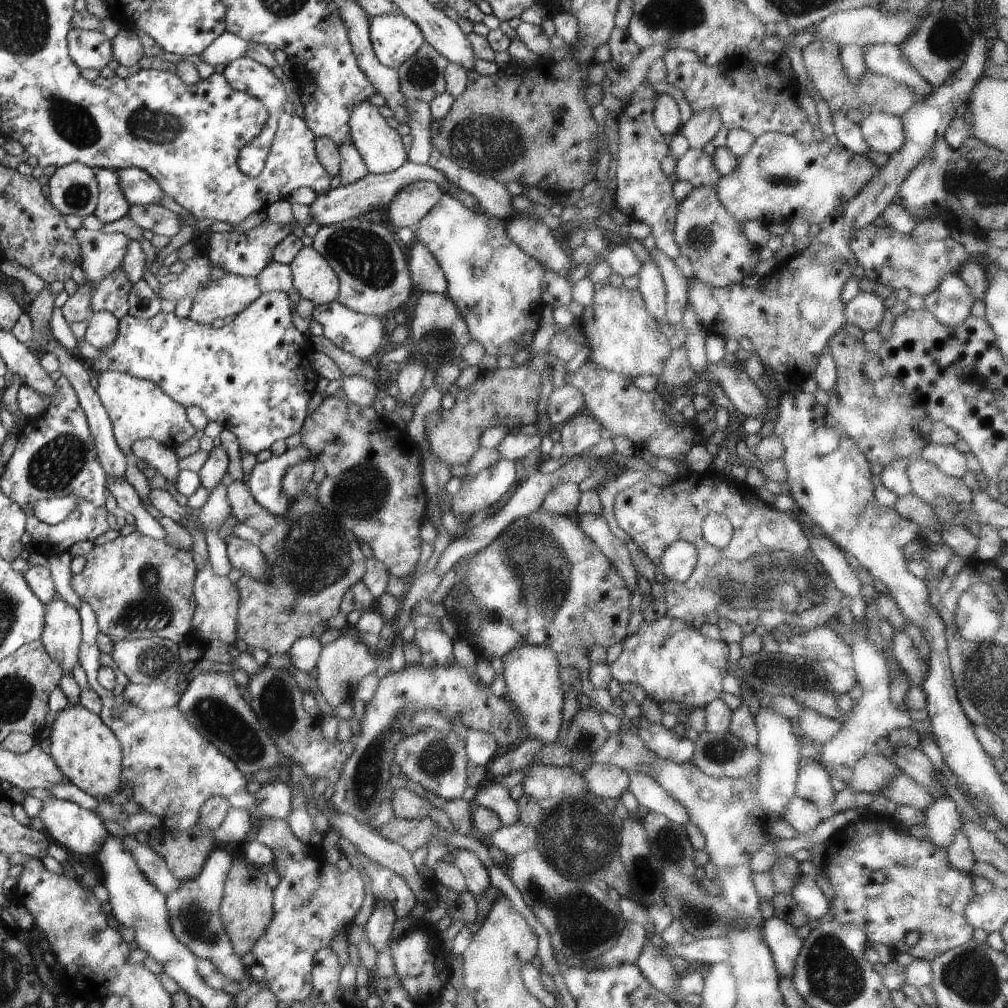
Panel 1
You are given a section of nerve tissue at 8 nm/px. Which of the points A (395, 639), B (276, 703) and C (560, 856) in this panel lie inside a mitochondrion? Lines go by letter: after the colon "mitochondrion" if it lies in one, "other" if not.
A: other
B: mitochondrion
C: mitochondrion

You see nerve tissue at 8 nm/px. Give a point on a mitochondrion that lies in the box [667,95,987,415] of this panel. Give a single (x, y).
(956, 176)

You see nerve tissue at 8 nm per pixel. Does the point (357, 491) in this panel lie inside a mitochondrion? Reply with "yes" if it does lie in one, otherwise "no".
yes

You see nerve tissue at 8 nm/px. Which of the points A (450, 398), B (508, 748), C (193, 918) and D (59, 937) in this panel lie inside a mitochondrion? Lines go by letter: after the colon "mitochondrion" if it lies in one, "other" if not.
A: other
B: other
C: mitochondrion
D: other

